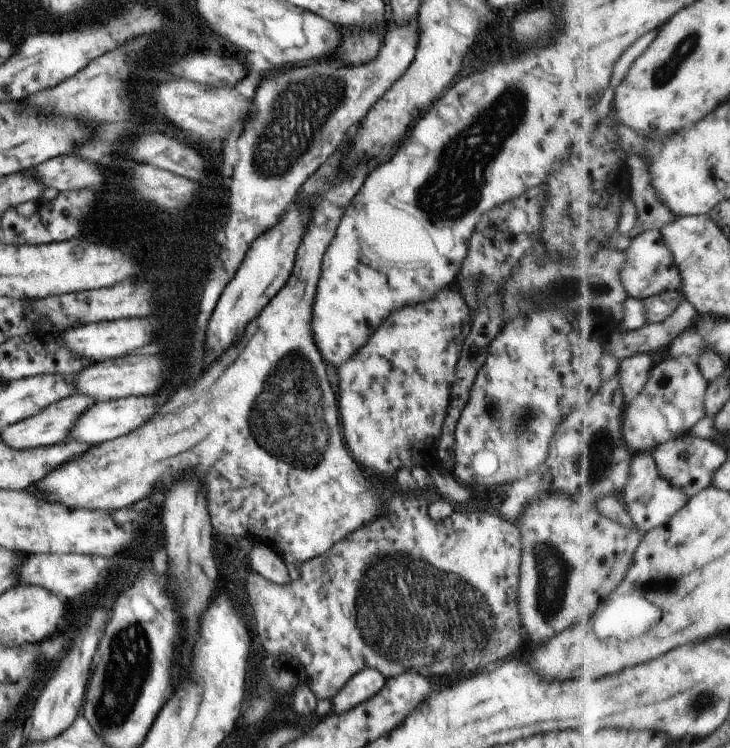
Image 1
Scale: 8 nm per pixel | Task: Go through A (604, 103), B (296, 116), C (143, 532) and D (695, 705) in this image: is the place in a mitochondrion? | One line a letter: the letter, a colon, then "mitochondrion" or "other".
A: other
B: mitochondrion
C: other
D: mitochondrion

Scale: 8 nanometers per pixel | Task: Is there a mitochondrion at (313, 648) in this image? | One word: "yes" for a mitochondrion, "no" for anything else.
no

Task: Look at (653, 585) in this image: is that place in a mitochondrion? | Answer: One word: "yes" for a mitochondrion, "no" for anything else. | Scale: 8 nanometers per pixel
yes

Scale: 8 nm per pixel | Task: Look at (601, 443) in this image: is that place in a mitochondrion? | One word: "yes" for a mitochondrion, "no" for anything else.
yes

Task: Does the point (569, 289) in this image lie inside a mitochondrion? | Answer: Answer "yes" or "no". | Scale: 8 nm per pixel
yes

